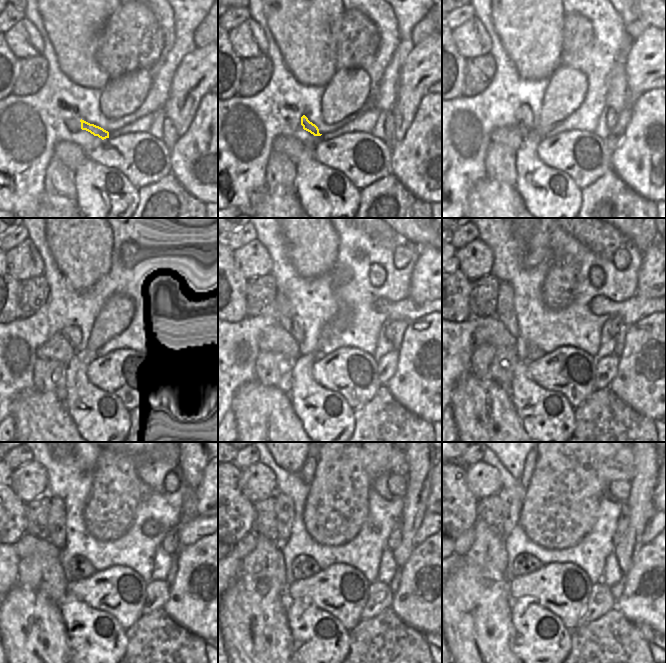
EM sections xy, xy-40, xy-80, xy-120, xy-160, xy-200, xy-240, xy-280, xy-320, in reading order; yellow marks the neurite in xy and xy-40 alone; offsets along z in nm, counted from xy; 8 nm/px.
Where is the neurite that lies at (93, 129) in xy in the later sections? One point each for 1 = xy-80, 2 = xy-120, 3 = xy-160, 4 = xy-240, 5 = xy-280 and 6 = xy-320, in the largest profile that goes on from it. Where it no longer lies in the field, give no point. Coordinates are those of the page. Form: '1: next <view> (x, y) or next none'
1: next xy-80 (525, 115)
2: next xy-120 (72, 333)
3: next xy-160 (286, 320)
4: next xy-240 (57, 513)
5: next xy-280 (284, 511)
6: next xy-320 (511, 503)

